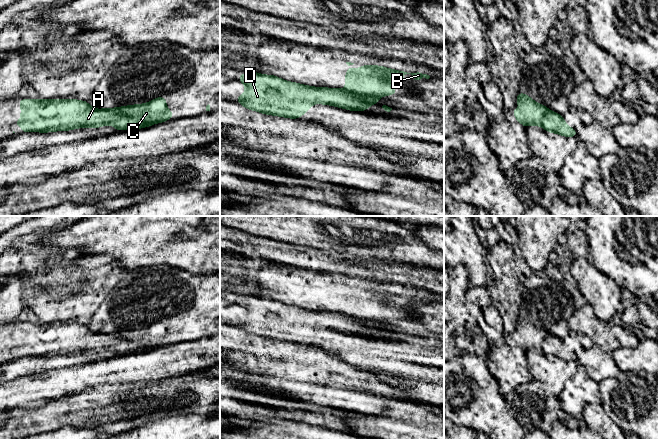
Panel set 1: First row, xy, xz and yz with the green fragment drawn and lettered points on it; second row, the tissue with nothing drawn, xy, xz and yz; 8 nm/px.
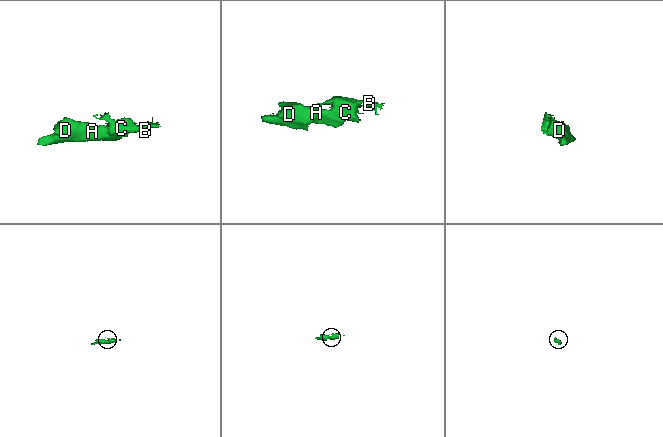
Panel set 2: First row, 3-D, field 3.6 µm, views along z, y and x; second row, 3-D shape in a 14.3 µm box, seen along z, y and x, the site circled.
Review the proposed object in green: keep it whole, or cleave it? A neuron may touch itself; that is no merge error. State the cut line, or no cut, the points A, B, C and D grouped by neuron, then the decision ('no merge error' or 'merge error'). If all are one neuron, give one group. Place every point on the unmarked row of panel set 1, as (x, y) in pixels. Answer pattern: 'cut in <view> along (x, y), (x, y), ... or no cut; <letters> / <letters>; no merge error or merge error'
cut in xy along (105, 332), (119, 335), (146, 350); A D / B C; merge error

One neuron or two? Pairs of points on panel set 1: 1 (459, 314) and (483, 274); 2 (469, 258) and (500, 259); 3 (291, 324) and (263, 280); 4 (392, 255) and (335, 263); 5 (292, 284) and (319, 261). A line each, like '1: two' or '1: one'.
1: two
2: two
3: two
4: two
5: two

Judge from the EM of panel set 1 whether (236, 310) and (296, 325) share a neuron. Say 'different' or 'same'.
same

